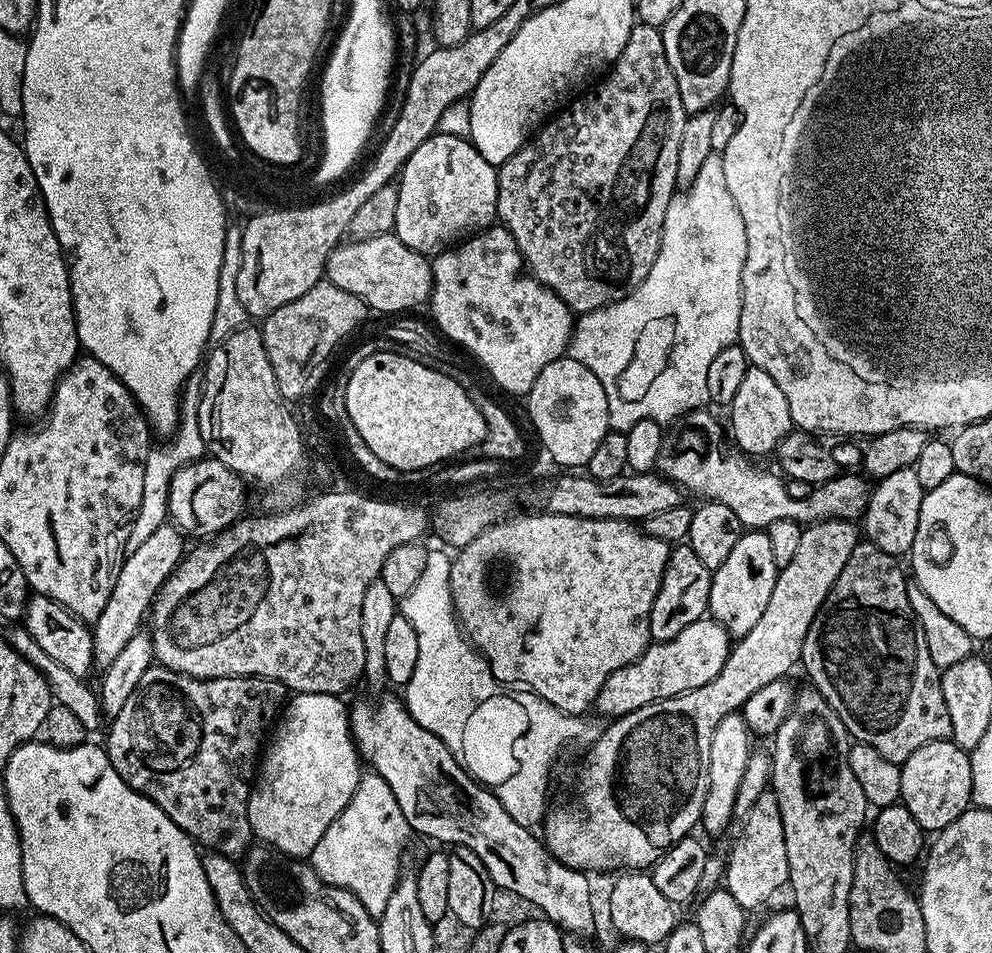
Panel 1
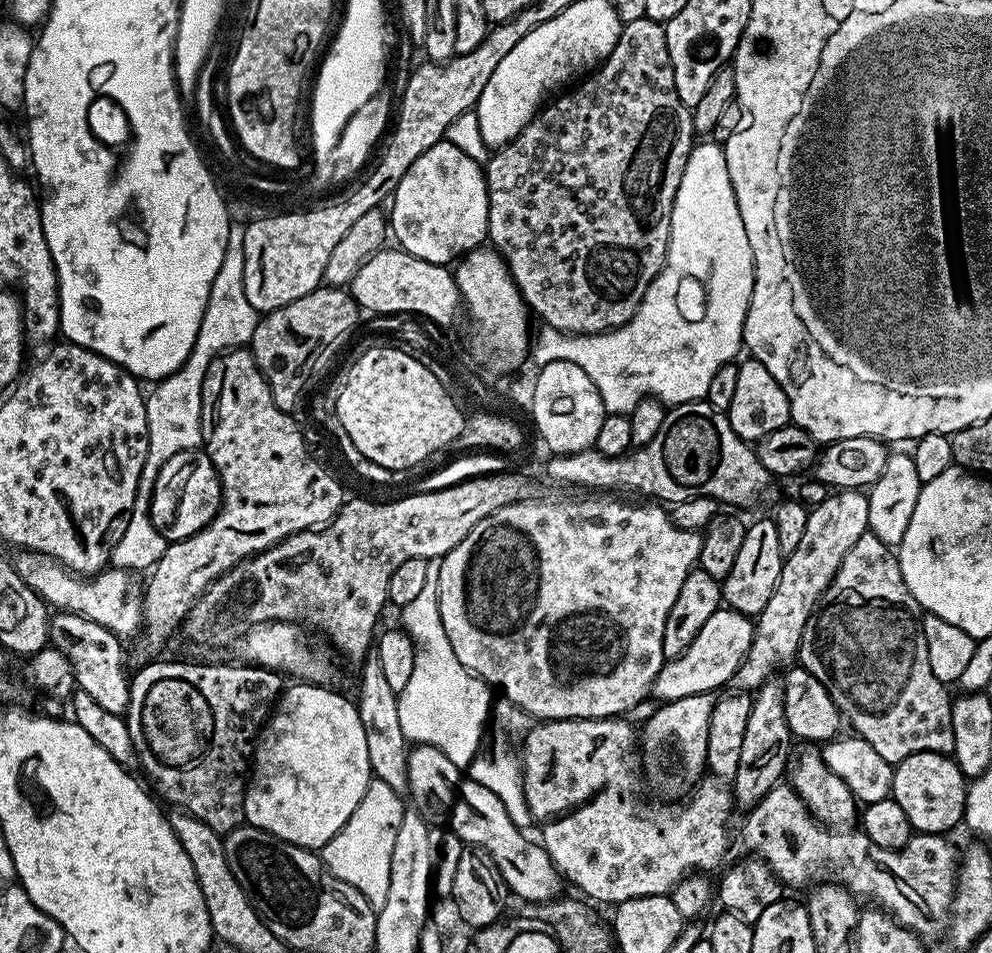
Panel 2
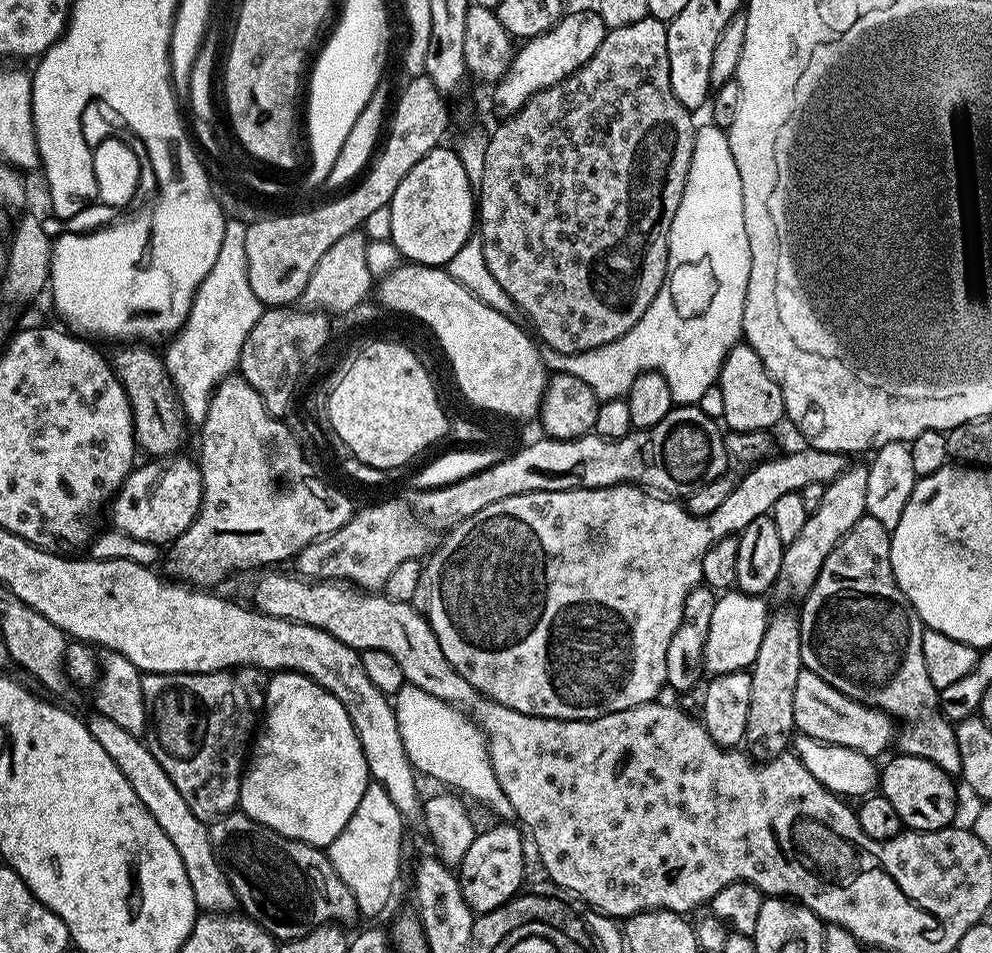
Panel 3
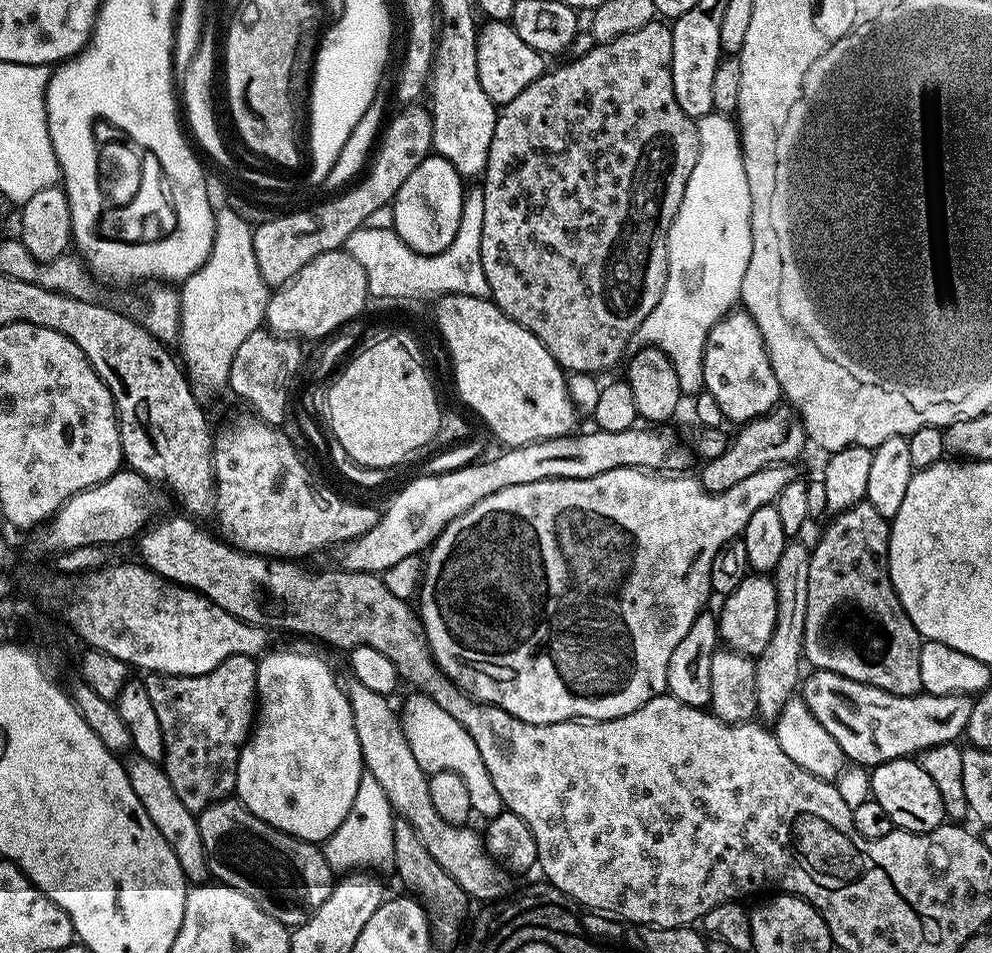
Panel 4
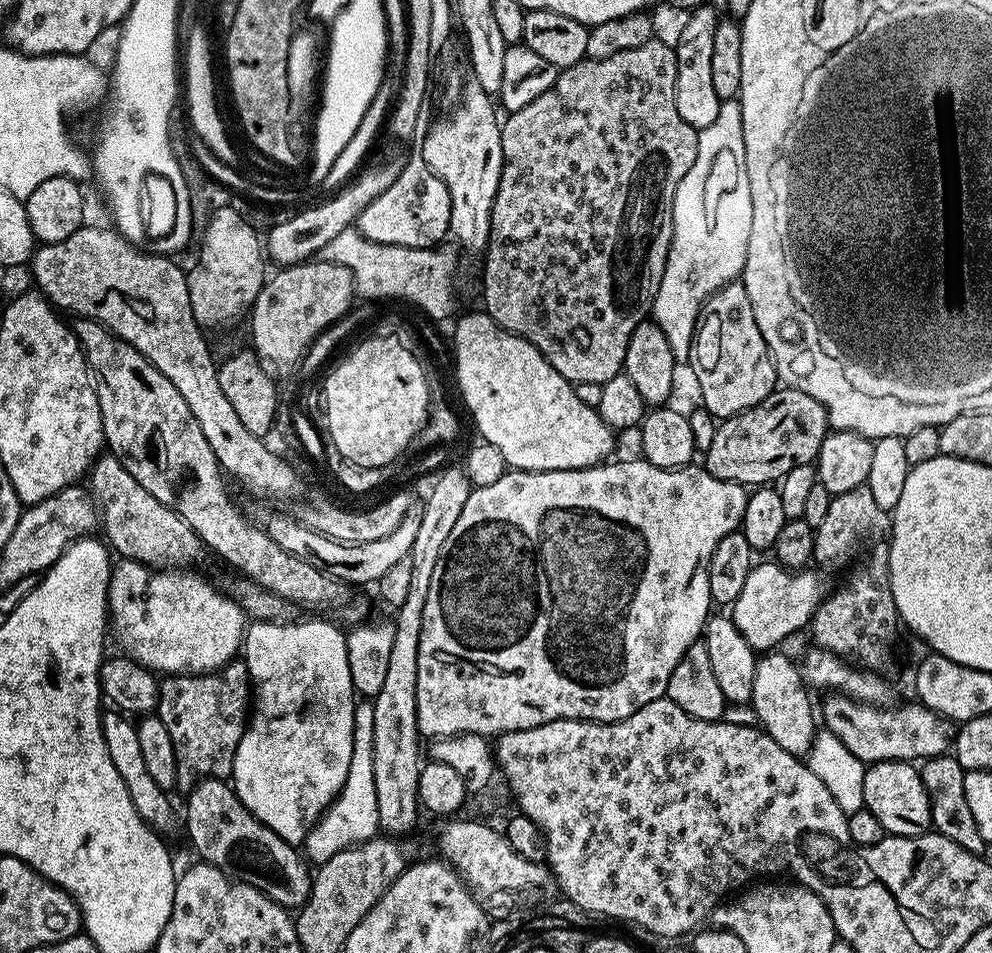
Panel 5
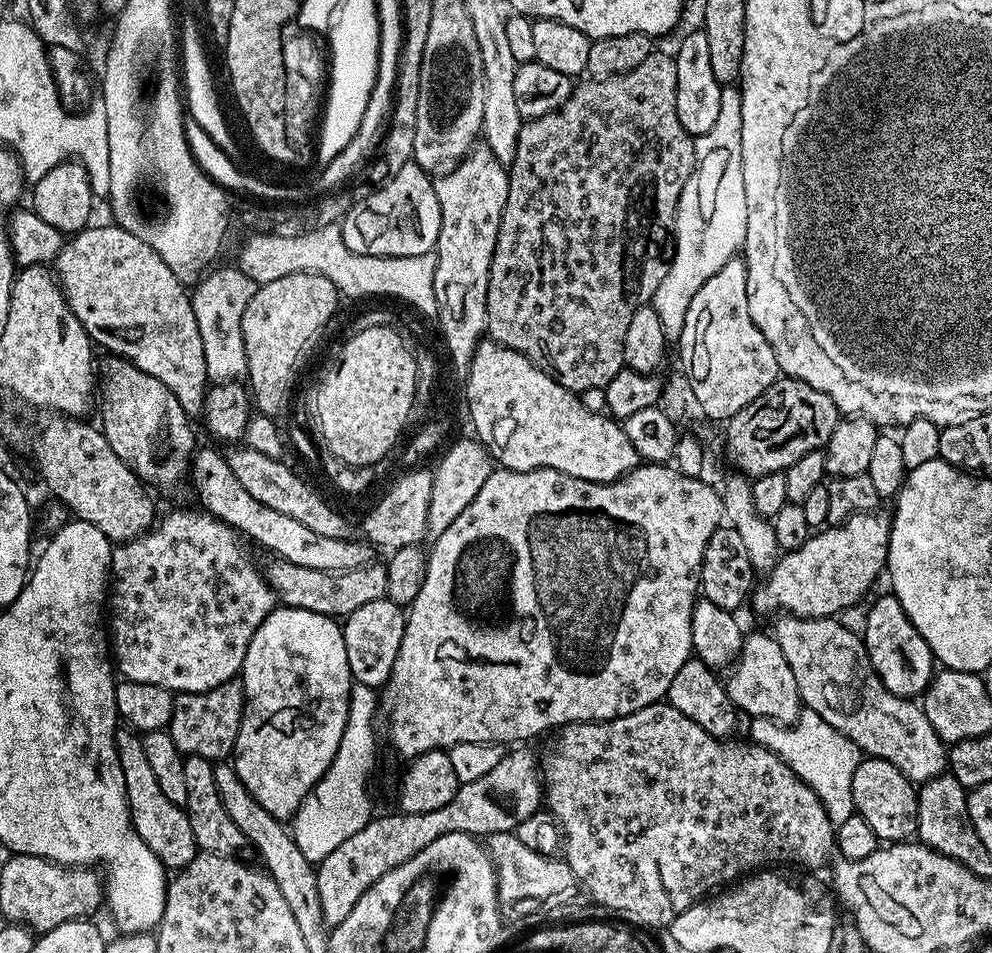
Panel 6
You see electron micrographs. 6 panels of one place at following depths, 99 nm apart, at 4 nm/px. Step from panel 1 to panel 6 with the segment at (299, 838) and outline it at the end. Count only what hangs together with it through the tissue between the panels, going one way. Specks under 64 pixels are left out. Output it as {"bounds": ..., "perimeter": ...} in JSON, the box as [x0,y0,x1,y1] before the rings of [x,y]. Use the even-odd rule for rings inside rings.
{"bounds":[234,606,353,822],"perimeter":[[[277,606],[271,614],[254,630],[254,638],[250,638],[250,646],[246,650],[244,667],[242,669],[242,683],[244,686],[244,717],[238,730],[236,739],[236,751],[234,753],[234,767],[238,778],[254,794],[258,806],[270,810],[270,814],[277,816],[281,822],[295,816],[304,801],[304,795],[317,784],[326,774],[326,770],[334,762],[334,754],[338,754],[338,742],[342,742],[342,734],[346,730],[346,714],[348,713],[348,700],[352,696],[353,678],[350,670],[350,662],[346,662],[346,642],[344,641],[344,629],[331,616],[323,616],[314,610],[302,610],[301,608],[285,608]]]}

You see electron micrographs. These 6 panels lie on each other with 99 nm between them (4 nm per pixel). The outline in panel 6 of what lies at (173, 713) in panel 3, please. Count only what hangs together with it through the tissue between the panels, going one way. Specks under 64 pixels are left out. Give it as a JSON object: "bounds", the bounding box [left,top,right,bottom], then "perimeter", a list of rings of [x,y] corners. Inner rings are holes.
{"bounds":[167,679,244,762],"perimeter":[[[239,679],[222,682],[222,686],[214,686],[205,692],[182,692],[176,696],[174,714],[168,724],[167,731],[174,738],[174,746],[184,753],[185,757],[197,756],[213,762],[224,762],[236,751],[236,739],[240,723],[244,717],[244,686]]]}

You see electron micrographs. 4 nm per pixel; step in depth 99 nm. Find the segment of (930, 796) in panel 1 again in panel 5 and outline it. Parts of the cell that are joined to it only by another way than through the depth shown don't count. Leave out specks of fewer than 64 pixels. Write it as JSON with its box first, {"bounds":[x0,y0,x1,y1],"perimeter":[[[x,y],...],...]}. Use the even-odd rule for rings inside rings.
{"bounds":[864,760,932,836],"perimeter":[[[884,760],[864,773],[864,807],[882,822],[885,833],[893,836],[921,836],[932,828],[932,803],[919,771],[903,760]]]}

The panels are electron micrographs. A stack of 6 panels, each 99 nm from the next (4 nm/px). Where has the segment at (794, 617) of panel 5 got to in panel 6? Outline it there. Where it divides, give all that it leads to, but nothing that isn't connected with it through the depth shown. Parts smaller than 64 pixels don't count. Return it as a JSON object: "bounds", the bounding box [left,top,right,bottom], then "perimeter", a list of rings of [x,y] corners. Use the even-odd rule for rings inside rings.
{"bounds":[750,510,892,618],"perimeter":[[[884,510],[854,512],[843,524],[817,531],[798,549],[785,551],[774,567],[767,569],[768,577],[755,585],[750,608],[760,616],[776,612],[802,618],[839,617],[839,612],[854,607],[882,576],[891,533],[892,522]]]}

